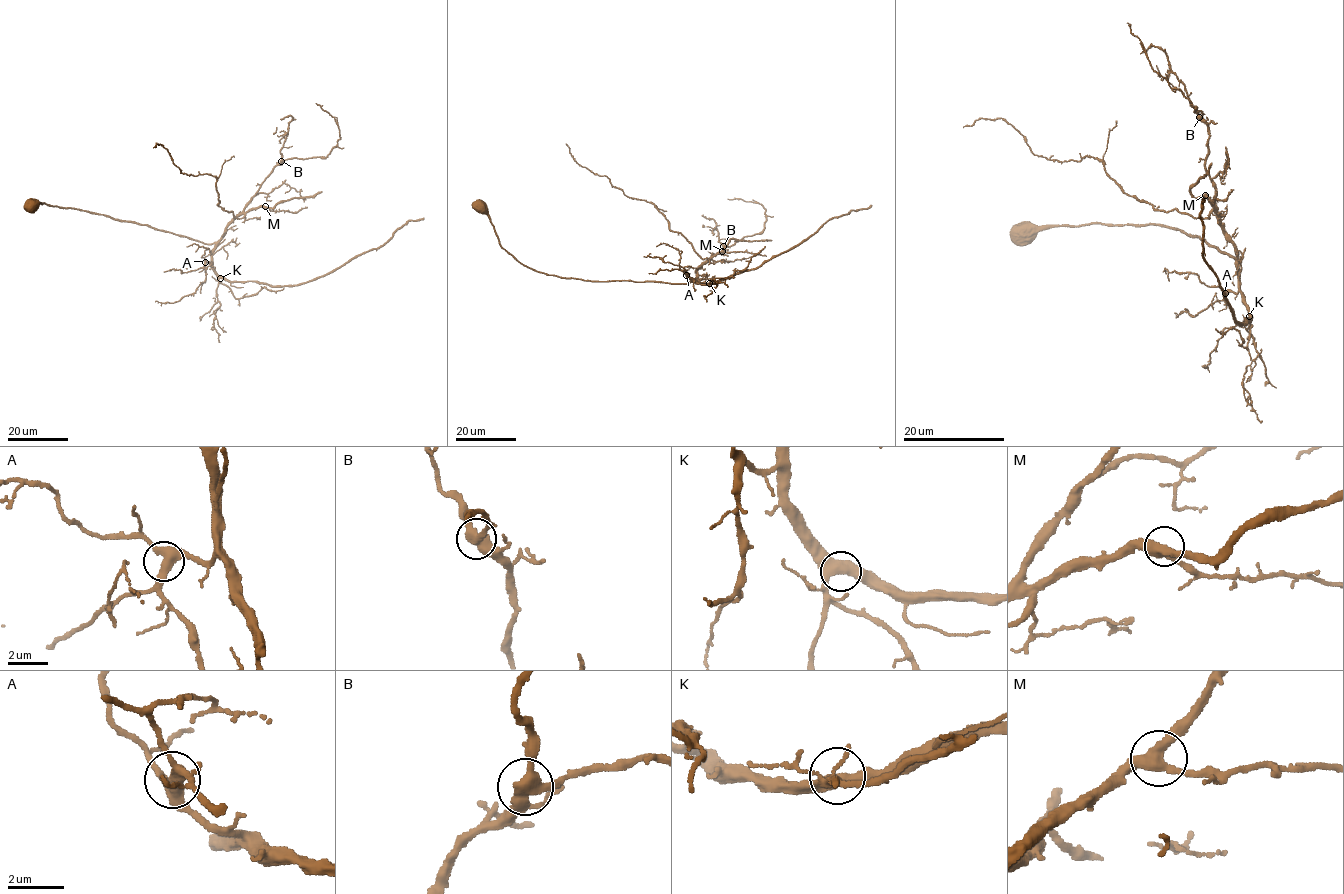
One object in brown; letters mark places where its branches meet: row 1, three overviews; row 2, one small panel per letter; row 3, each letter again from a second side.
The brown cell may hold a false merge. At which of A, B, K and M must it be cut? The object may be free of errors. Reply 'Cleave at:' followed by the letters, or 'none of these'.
Cleave at: none of these

